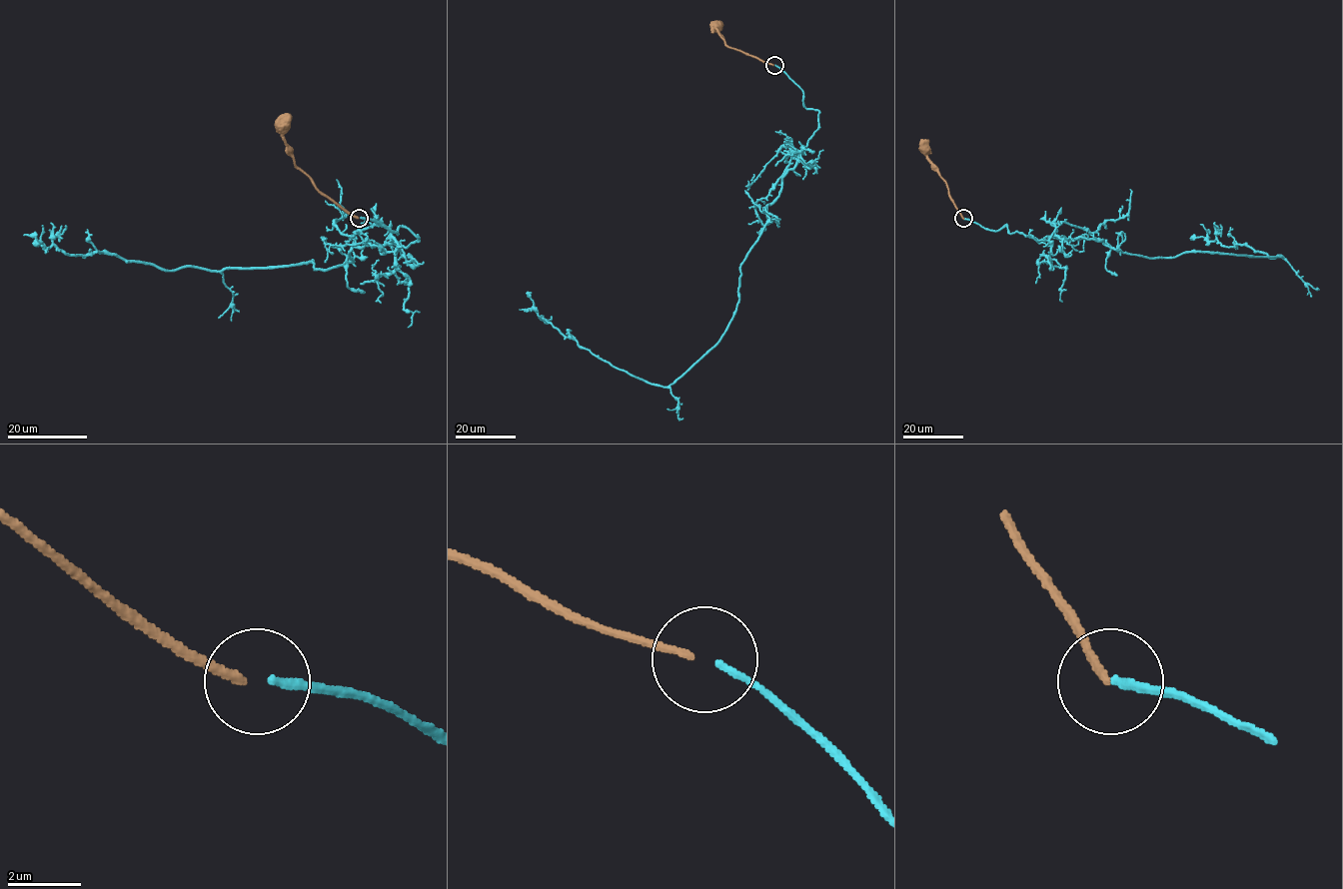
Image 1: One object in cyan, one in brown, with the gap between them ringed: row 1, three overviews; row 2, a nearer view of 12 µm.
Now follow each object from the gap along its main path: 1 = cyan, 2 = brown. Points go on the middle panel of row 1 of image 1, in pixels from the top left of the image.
1: (775, 65), (818, 127), (767, 206), (713, 346), (668, 387), (653, 385), (566, 338), (528, 292)
2: (773, 65), (729, 47), (716, 26)

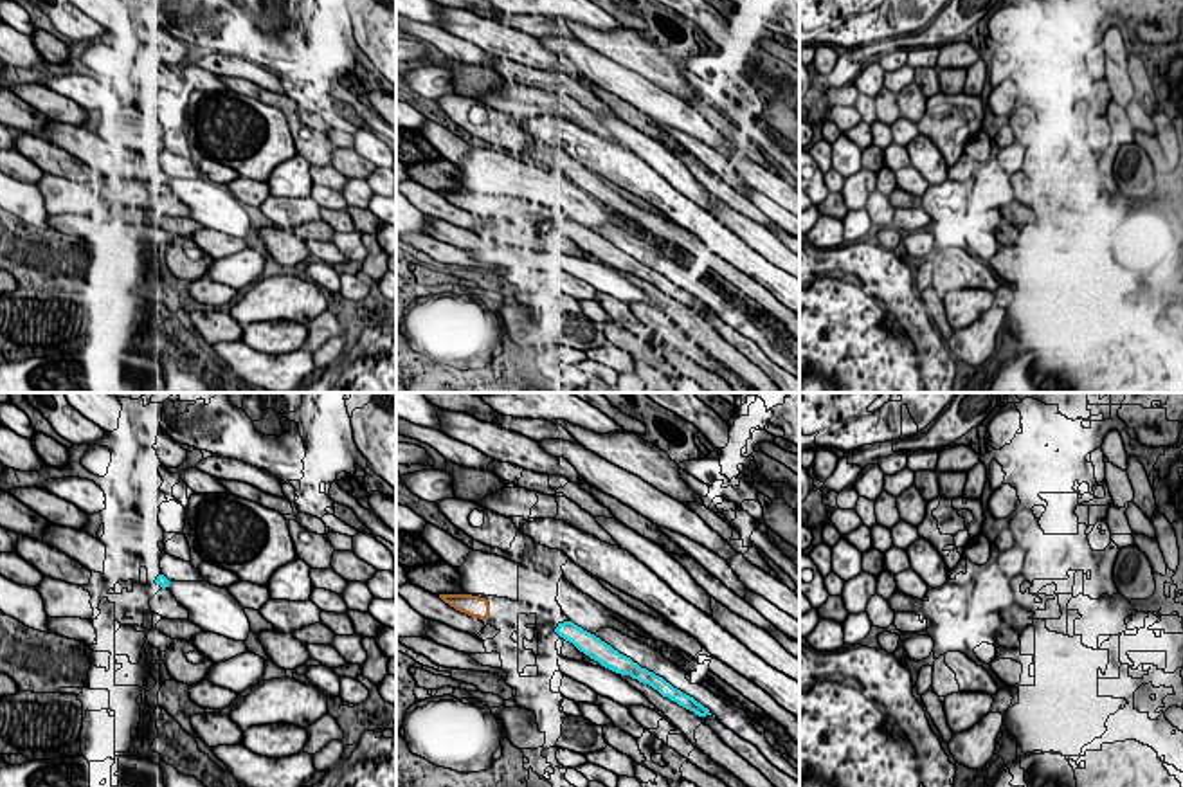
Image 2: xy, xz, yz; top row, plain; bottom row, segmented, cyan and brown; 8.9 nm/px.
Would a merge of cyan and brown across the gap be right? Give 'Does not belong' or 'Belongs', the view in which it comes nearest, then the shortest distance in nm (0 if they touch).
Does not belong. Closest in xz. Distance 600 nm

